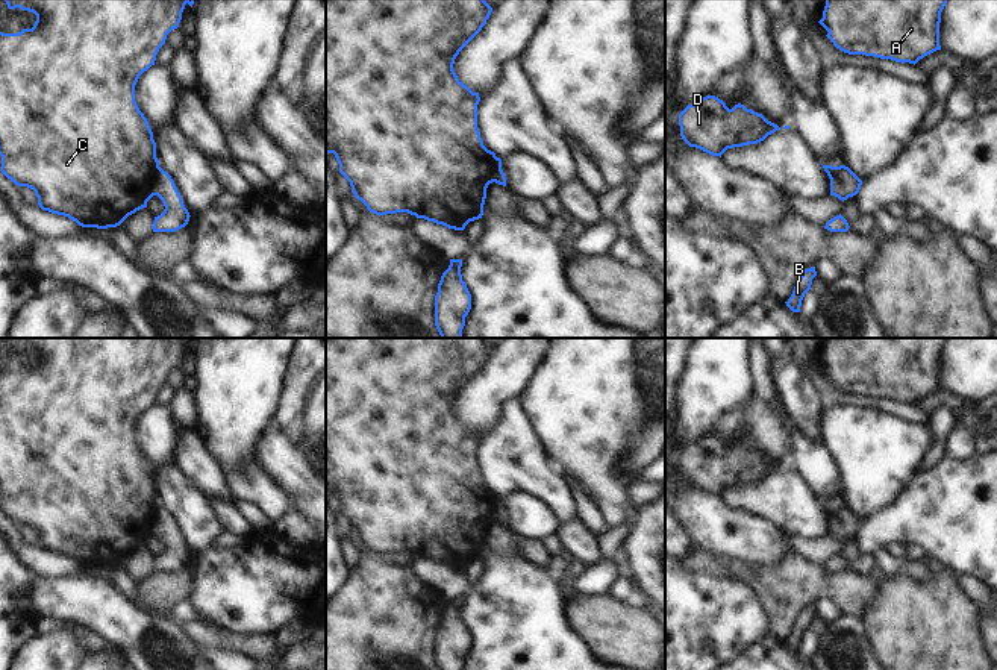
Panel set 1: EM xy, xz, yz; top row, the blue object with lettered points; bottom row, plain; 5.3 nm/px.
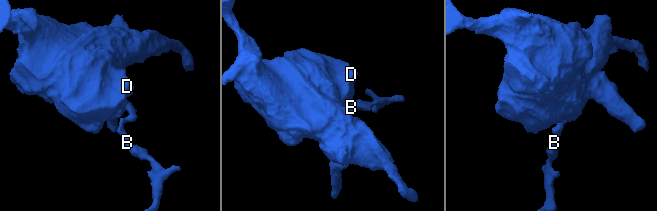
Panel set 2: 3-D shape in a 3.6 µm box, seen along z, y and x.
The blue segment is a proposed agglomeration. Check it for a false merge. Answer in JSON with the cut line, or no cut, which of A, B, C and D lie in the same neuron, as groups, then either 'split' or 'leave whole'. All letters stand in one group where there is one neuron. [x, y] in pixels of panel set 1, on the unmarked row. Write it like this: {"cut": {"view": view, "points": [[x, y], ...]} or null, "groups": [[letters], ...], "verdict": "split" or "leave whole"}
{"cut": {"view": "xy", "points": [[161, 508], [156, 513], [152, 534]]}, "groups": [["A", "C", "D"], ["B"]], "verdict": "split"}

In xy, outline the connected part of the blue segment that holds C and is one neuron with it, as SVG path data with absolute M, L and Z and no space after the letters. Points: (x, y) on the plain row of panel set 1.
M0 338L9 349L20 347L36 355L32 368L18 373L0 371L0 511L15 524L35 531L42 550L68 556L82 567L108 568L120 565L129 555L147 547L153 537L152 528L161 509L156 497L156 482L147 458L135 441L135 424L139 415L155 405L159 388L167 374L179 367L182 352L194 338Z

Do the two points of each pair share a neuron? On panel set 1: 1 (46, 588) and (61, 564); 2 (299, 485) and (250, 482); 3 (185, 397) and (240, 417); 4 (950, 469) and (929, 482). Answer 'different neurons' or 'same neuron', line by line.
1: different neurons
2: different neurons
3: different neurons
4: same neuron

